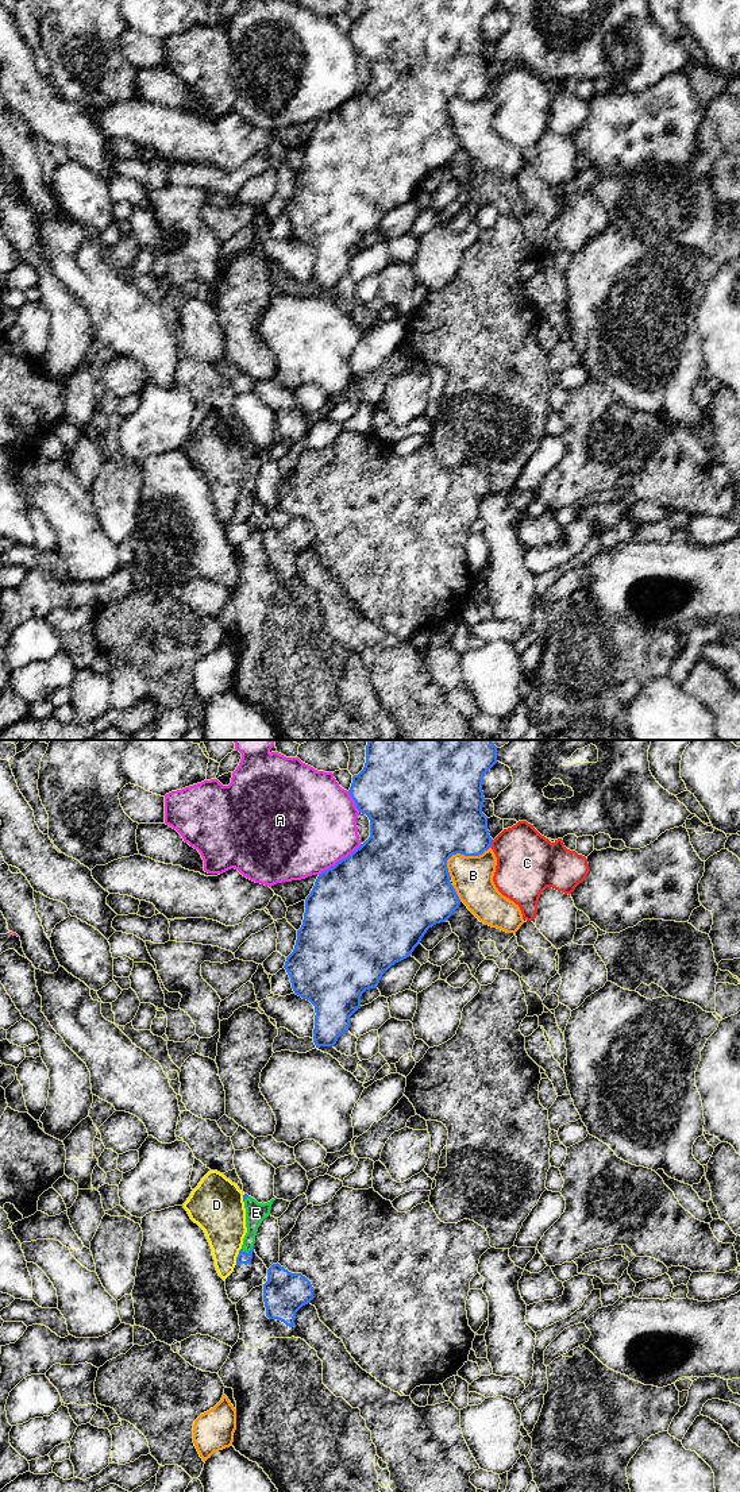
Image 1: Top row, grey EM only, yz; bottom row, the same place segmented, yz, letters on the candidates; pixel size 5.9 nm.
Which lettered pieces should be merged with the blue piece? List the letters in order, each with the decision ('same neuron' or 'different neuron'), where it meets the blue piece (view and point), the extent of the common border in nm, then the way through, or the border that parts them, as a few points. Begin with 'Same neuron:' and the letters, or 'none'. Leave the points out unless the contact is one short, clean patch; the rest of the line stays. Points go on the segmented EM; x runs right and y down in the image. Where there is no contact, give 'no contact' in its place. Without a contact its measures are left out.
Same neuron: E
A: different neuron | yz (340, 860) | 320 nm
B: different neuron | yz (461, 854) | 300 nm
C: different neuron | yz (490, 844) | 50 nm | along yz (493, 840), (490, 847)
D: different neuron | yz (238, 1256) | 110 nm
E: same neuron | yz (249, 1252) | 80 nm

